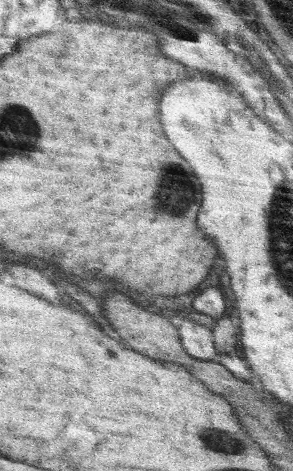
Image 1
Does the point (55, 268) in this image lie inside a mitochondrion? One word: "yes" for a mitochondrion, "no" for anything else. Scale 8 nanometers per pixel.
no

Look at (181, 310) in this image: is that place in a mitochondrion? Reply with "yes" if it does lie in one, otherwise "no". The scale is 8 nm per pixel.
no

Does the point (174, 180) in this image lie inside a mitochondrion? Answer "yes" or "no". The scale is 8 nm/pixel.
yes

